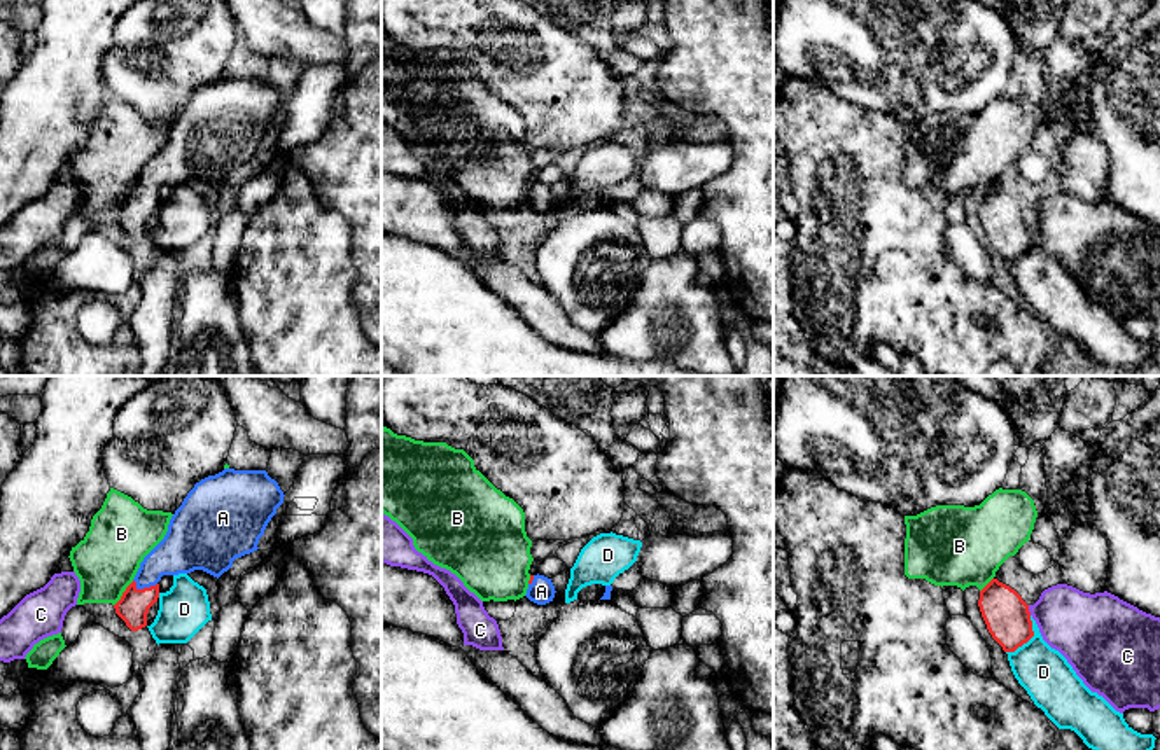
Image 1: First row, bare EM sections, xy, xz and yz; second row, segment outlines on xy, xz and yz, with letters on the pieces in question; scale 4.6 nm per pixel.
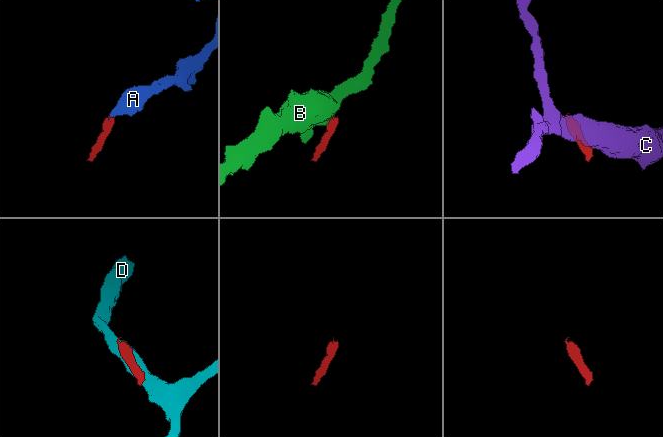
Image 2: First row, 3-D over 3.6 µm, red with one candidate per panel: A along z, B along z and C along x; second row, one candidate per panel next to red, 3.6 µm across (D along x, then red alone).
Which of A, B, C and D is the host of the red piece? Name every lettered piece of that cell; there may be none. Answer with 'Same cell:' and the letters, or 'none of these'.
Same cell: A

